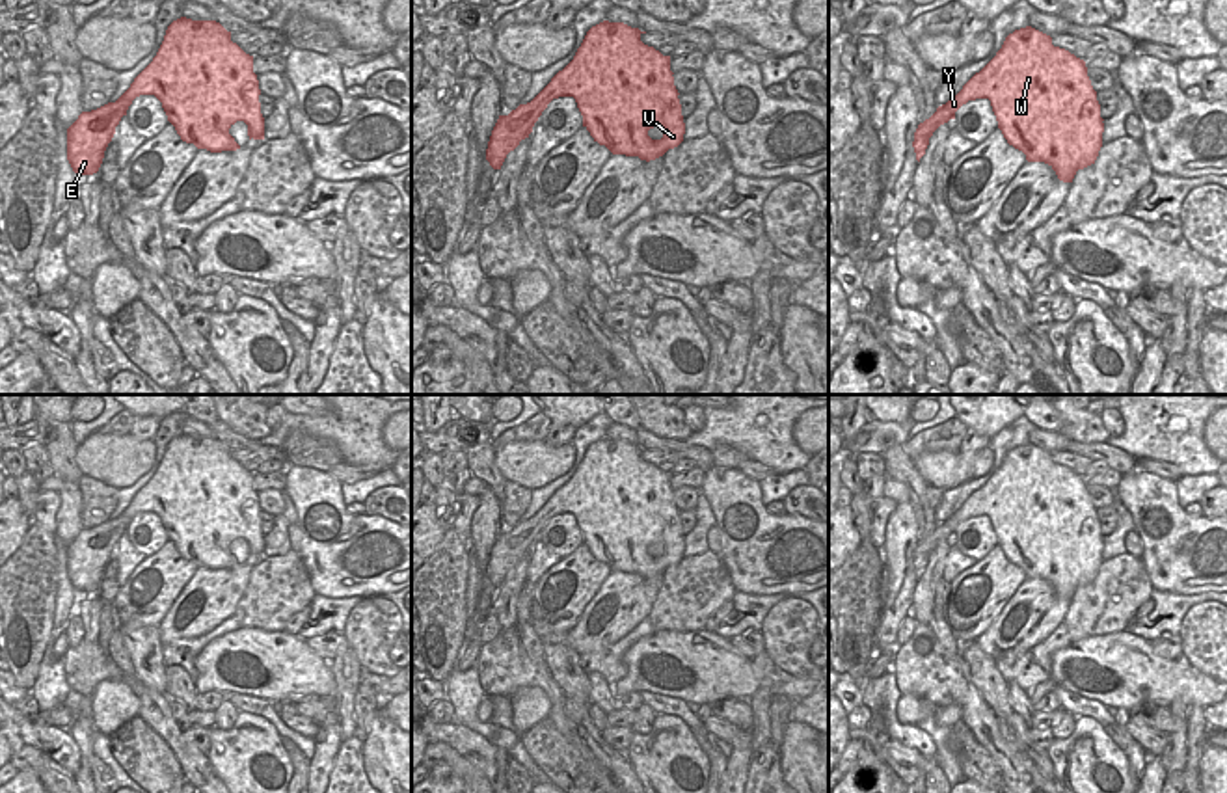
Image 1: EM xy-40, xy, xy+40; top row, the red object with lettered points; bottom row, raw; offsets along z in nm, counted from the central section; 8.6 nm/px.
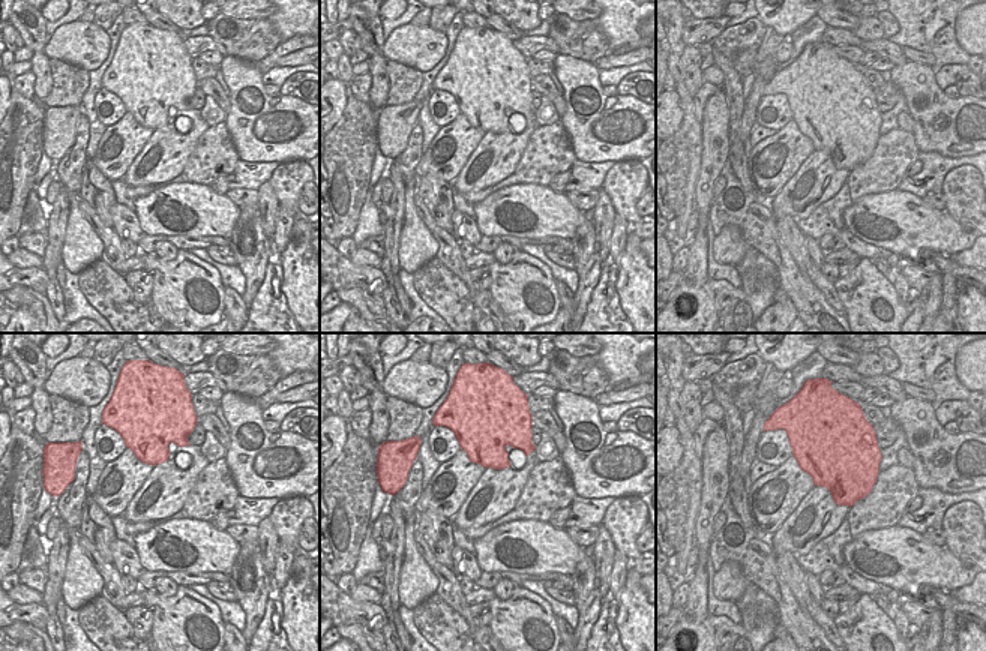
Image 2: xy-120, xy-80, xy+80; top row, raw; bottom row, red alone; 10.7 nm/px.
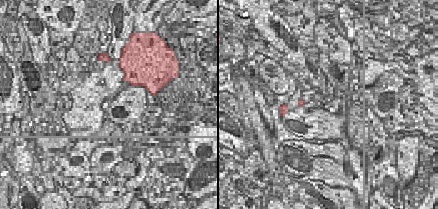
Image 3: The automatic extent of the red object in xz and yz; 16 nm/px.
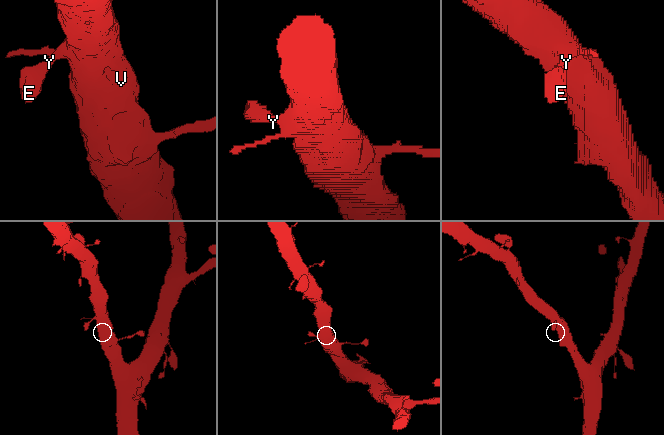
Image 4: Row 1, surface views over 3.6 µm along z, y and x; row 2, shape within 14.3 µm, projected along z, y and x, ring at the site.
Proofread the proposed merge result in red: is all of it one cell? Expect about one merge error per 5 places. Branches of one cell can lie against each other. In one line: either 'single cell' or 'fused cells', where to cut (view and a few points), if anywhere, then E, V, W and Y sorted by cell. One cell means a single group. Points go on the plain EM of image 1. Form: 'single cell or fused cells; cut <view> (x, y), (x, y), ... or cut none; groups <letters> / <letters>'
single cell; cut none; groups E V W Y

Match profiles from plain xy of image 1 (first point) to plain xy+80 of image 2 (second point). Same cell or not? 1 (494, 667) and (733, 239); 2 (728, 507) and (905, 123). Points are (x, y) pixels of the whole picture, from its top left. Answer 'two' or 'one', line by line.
1: two
2: two

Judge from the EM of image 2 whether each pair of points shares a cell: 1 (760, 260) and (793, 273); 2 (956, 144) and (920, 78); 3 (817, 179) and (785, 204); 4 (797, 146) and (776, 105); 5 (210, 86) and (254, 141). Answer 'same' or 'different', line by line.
1: different
2: same
3: same
4: different
5: different

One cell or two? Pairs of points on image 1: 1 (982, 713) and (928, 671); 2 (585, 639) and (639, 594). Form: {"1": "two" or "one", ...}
{"1": "one", "2": "one"}

